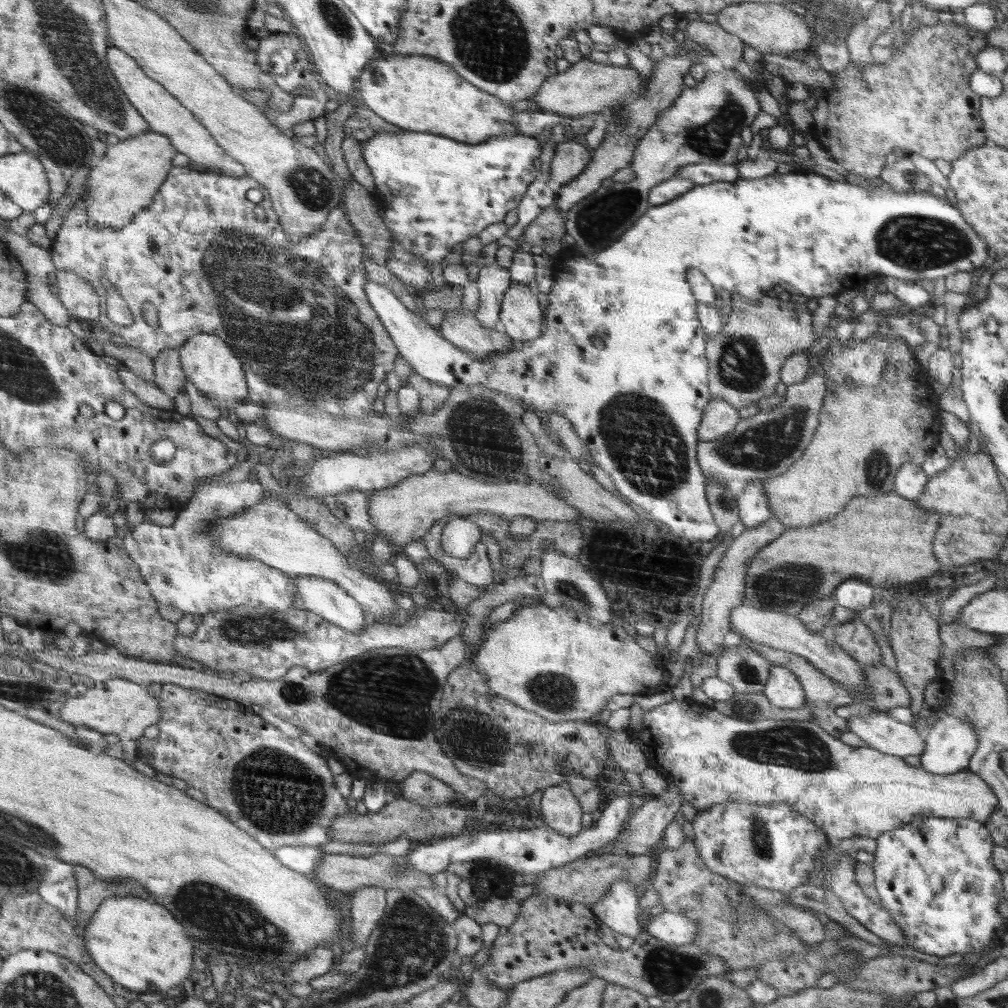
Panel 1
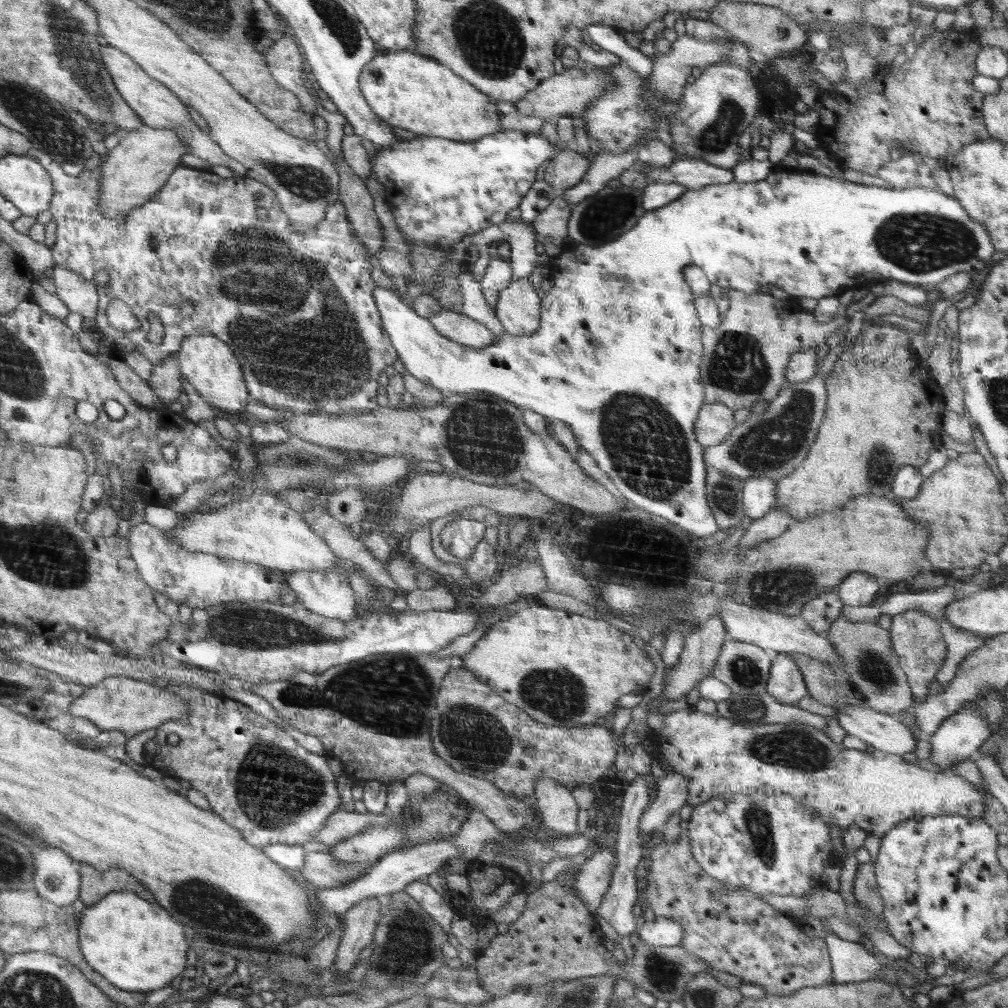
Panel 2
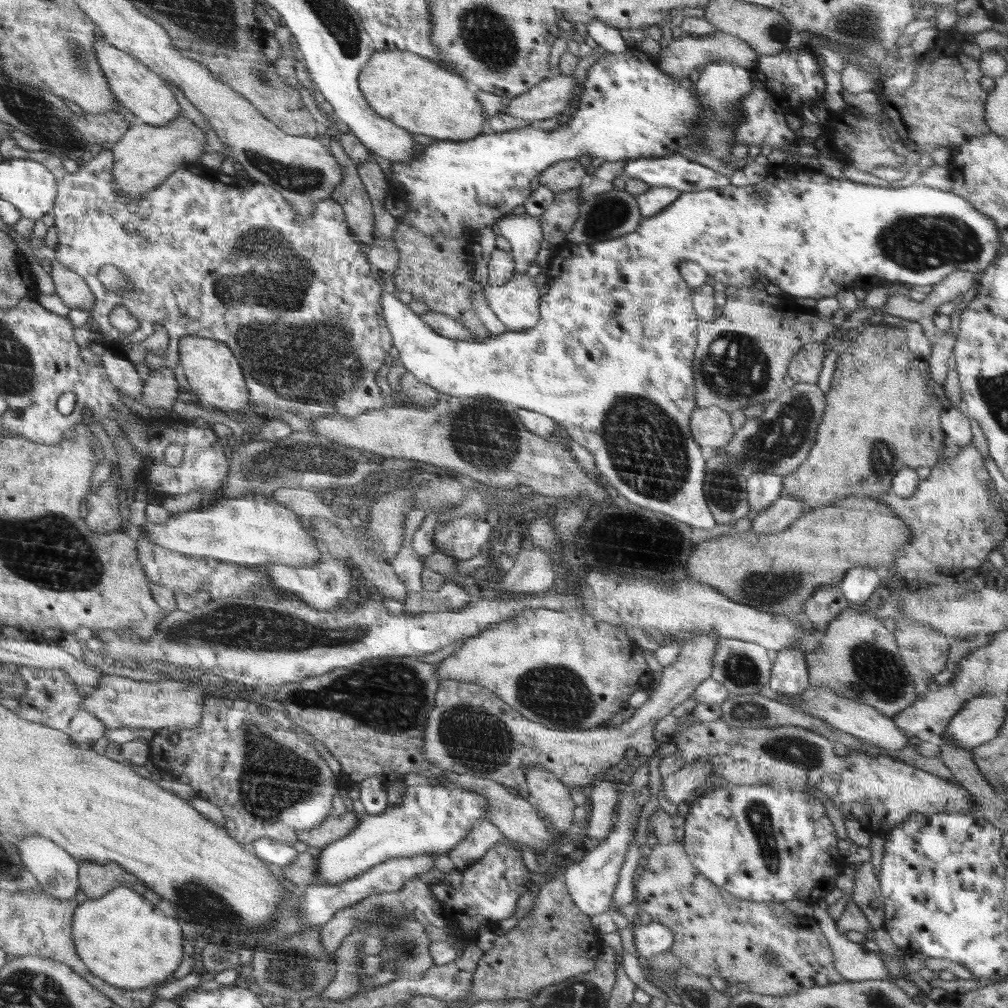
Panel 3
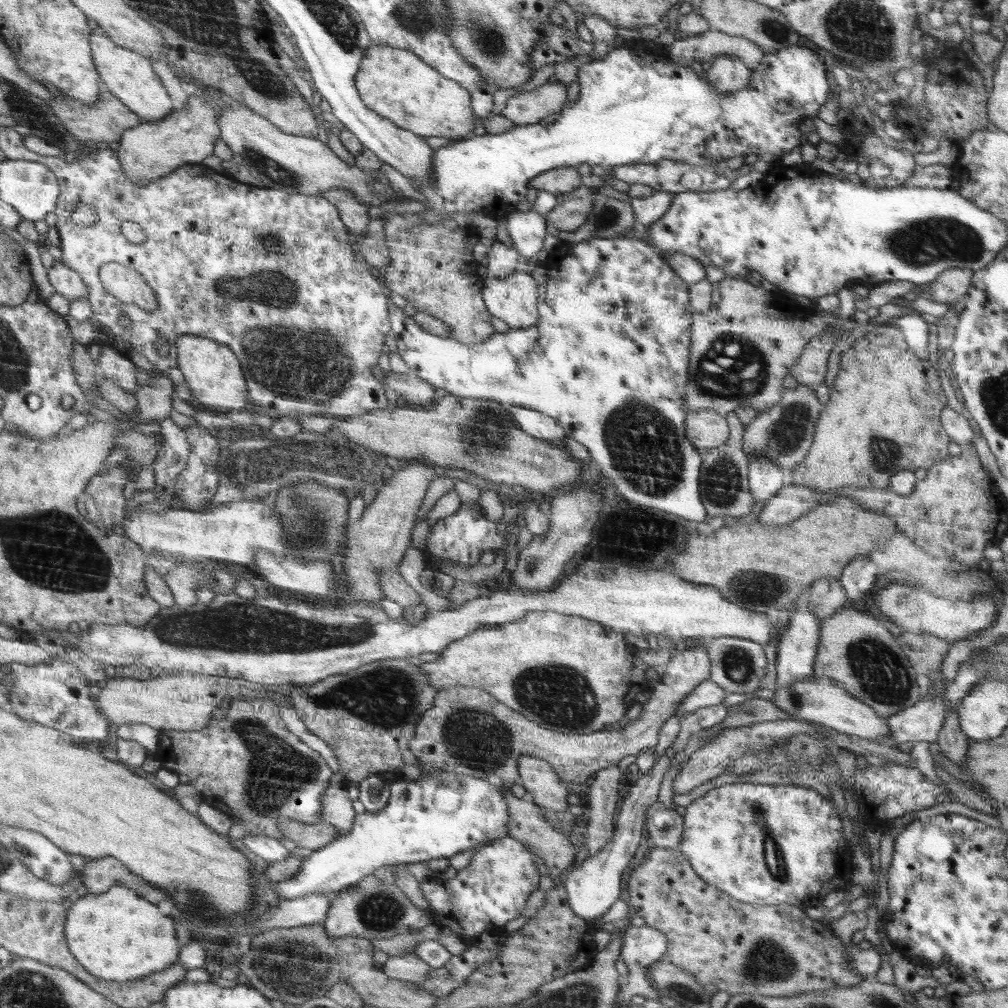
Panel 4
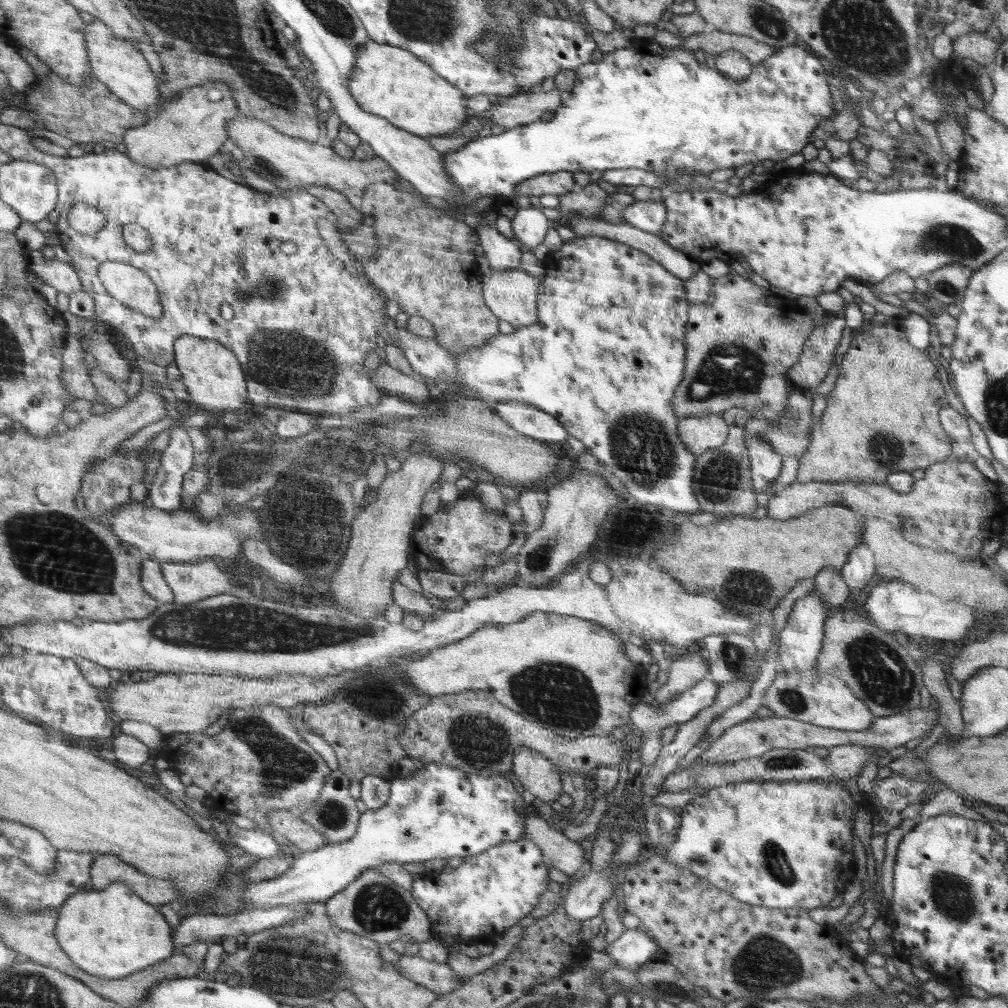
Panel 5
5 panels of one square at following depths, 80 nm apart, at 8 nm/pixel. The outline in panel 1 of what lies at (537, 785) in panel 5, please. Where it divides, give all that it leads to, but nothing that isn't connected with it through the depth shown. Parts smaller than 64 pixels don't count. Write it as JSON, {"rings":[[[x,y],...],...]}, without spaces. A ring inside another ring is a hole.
{"rings":[[[564,785],[543,788],[540,806],[544,815],[541,822],[556,832],[574,836],[582,830],[578,800],[570,790],[564,790]]]}

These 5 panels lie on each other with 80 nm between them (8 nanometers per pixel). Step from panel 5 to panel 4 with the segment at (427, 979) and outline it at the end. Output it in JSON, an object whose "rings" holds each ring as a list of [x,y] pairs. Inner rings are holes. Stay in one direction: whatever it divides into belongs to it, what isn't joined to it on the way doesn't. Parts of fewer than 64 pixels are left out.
{"rings":[[[412,954],[388,958],[386,963],[382,963],[382,970],[386,976],[395,978],[394,980],[414,981],[414,983],[422,983],[431,973],[430,965]]]}

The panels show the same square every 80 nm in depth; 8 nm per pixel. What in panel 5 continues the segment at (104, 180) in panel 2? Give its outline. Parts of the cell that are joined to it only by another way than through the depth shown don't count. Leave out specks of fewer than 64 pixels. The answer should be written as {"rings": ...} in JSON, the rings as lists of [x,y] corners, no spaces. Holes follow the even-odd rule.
{"rings":[[[222,81],[189,87],[186,94],[180,94],[174,104],[170,103],[153,119],[150,118],[148,123],[126,132],[123,139],[125,153],[151,169],[206,160],[218,153],[222,146],[229,144],[227,124],[237,118],[238,112],[232,92]]]}

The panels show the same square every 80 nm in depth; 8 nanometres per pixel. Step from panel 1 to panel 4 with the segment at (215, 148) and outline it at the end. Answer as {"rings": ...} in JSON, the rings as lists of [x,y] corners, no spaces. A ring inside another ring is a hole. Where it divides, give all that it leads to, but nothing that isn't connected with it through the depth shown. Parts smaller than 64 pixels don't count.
{"rings":[[[97,26],[91,42],[93,60],[103,87],[113,93],[132,113],[138,115],[143,122],[157,121],[173,114],[174,106],[147,58],[122,45],[114,44],[104,30]]]}

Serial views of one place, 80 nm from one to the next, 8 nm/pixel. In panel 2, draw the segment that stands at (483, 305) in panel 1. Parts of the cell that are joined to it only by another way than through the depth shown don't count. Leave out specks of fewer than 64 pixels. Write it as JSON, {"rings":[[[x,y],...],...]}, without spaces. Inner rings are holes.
{"rings":[[[492,253],[492,257],[486,268],[484,277],[480,280],[481,289],[487,305],[494,311],[495,304],[500,296],[500,292],[509,286],[512,280],[513,270],[510,270],[510,263],[504,260],[504,257]]]}

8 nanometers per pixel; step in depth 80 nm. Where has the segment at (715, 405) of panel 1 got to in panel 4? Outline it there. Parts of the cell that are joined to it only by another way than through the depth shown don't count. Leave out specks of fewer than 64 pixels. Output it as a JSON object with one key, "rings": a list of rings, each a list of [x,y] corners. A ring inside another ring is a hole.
{"rings":[[[711,408],[689,412],[685,424],[687,437],[701,455],[711,449],[721,447],[729,440],[727,416]]]}

